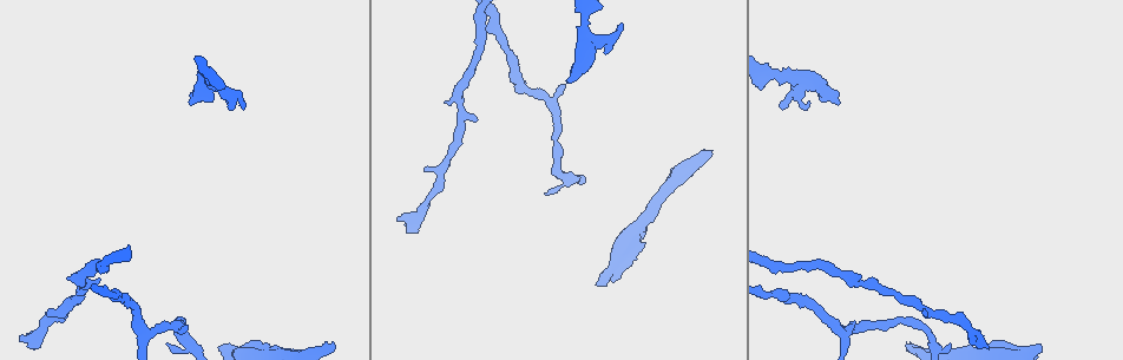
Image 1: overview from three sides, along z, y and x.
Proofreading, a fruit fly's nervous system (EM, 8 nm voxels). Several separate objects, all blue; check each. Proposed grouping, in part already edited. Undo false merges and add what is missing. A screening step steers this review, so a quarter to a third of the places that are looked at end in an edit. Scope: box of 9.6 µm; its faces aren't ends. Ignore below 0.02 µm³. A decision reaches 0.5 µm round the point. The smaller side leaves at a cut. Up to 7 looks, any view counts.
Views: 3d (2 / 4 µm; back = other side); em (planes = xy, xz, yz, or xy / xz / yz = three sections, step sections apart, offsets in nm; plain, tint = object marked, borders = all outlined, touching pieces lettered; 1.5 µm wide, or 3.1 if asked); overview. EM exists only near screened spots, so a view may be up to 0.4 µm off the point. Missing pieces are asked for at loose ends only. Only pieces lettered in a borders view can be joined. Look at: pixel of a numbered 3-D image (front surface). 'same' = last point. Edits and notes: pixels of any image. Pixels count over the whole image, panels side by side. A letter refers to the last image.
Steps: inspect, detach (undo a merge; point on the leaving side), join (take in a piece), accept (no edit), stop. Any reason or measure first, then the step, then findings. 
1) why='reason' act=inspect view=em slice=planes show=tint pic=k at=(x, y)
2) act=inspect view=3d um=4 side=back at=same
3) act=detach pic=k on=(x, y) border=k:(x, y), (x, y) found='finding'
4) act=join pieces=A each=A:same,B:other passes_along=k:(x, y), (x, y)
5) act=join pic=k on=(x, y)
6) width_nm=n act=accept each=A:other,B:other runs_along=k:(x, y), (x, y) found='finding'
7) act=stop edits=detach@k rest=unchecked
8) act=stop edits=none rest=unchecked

why='an open end' act=inspect view=3d um=4 pic=1 at=(712, 153)

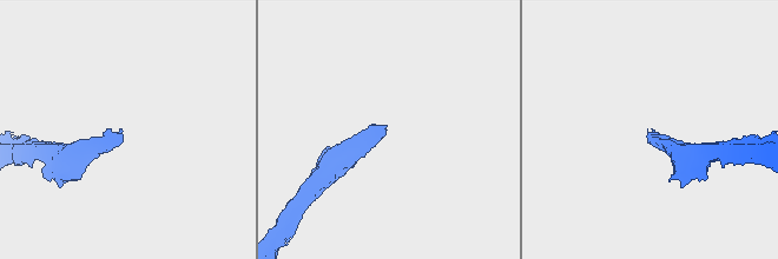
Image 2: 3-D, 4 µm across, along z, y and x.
why='shape alone is not enough' act=inspect view=em slice=xy step=8 show=tint pic=2 at=(121, 128)

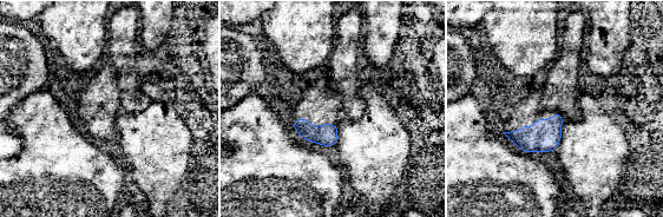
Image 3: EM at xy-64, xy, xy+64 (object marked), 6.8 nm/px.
act=inspect view=em slice=xy step=8 show=borders at=same

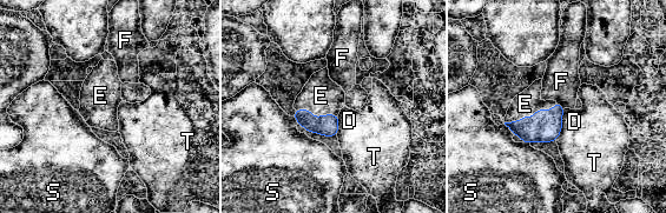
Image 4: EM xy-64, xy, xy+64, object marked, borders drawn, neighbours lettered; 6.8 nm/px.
act=join pic=4 on=(525, 104) each=D:other,E:same,F:other,S:other,T:other passes_along=4:(546, 125), (534, 115), (525, 104) found='it goes on there'

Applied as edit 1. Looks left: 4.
why='an open end' act=inspect view=em slice=xz step=4 show=borders pic=1 at=(246, 105)

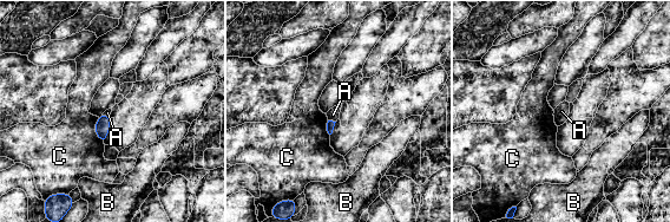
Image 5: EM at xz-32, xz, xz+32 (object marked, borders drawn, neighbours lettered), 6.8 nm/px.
act=accept each=A:other,B:other,C:other border=5:(328, 119), (335, 122) found='none of them fits'

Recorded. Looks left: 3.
why='free end' act=inspect view=em slice=yz step=8 show=borders pic=1 at=(188, 326)

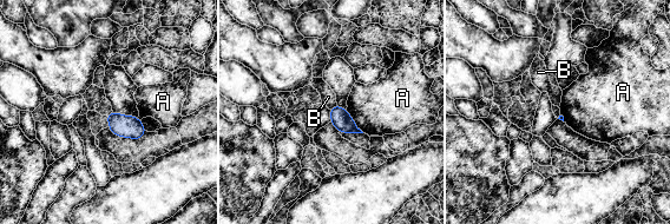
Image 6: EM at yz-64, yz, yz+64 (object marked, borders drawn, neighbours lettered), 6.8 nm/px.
longest_contact=A:200nm act=accept each=A:other,B:other border=6:(345, 110), (363, 132) found='no lettered piece goes on from it'

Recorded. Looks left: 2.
act=stop edits=join@4 rest=unchecked

